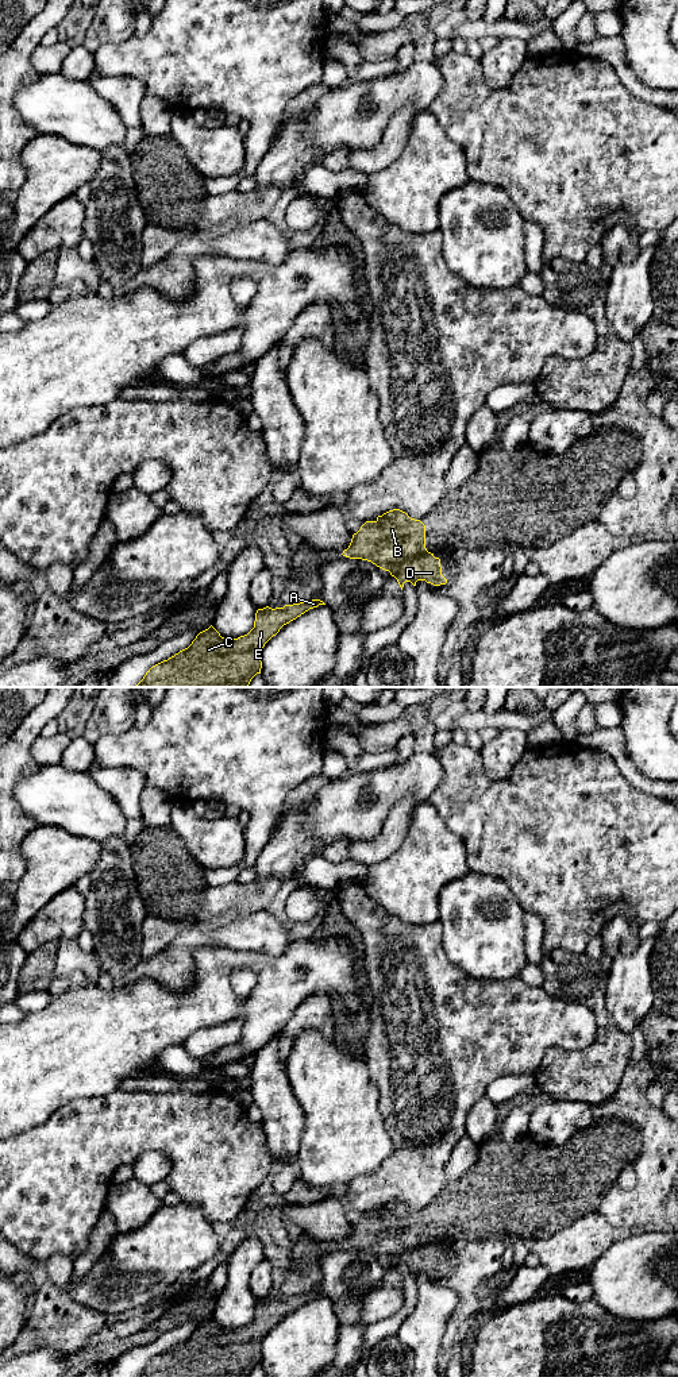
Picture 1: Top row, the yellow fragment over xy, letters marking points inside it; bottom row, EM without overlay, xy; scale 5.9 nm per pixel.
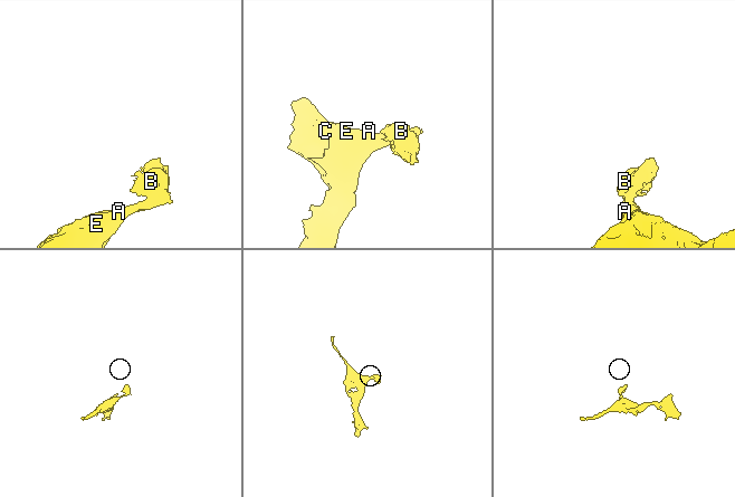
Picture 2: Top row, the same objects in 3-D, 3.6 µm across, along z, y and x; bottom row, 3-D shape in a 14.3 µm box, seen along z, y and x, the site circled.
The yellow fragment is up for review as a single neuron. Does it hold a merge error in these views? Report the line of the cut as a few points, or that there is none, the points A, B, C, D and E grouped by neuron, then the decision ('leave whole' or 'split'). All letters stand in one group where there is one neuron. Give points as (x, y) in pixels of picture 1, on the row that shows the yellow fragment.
cut xy (427, 551), (408, 558), (388, 570); groups A C D E / B; split

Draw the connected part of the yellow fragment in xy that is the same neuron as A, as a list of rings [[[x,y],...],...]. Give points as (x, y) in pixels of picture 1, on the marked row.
[[[320,599],[285,605],[271,609],[258,609],[254,628],[238,639],[224,639],[211,625],[200,632],[192,644],[174,656],[153,666],[135,687],[249,687],[251,679],[261,674],[261,651],[280,629],[309,609],[325,605]]]

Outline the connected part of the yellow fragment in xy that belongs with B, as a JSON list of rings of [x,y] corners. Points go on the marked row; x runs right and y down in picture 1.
[[[393,509],[378,516],[375,521],[366,521],[353,535],[342,555],[371,562],[389,571],[425,552],[425,525],[405,512]]]

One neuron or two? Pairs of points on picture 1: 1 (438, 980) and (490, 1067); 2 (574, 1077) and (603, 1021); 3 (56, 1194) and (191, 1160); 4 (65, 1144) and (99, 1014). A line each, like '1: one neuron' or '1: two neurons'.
1: one neuron
2: one neuron
3: one neuron
4: two neurons

